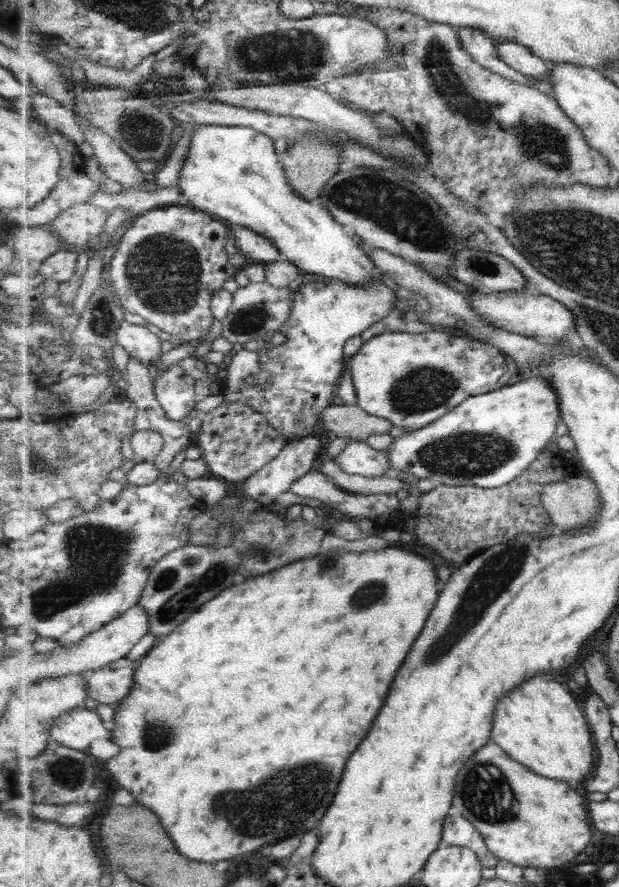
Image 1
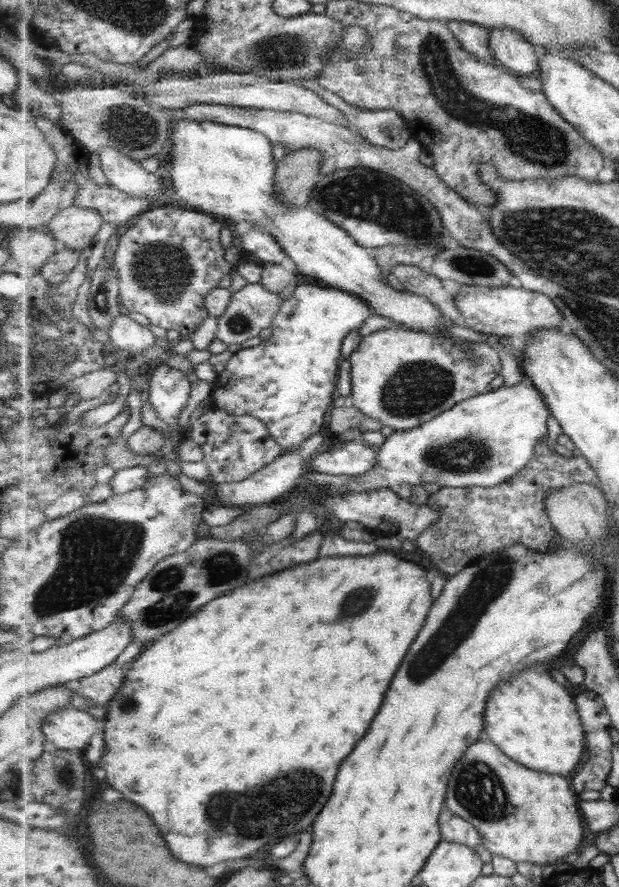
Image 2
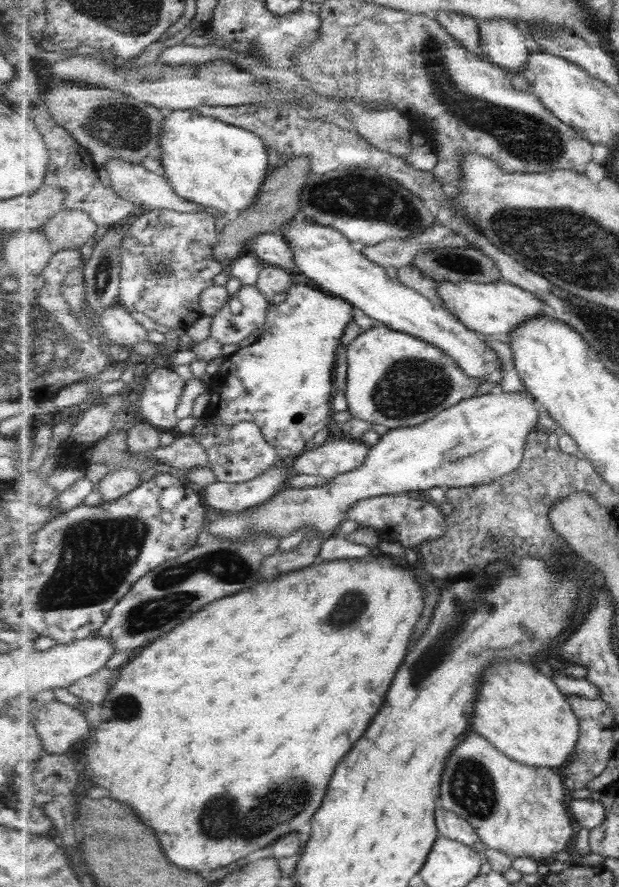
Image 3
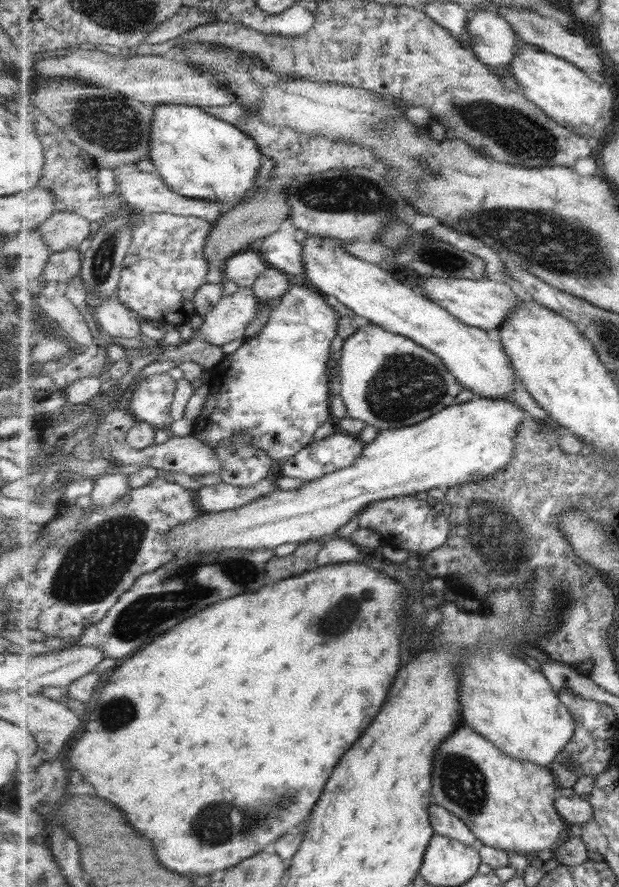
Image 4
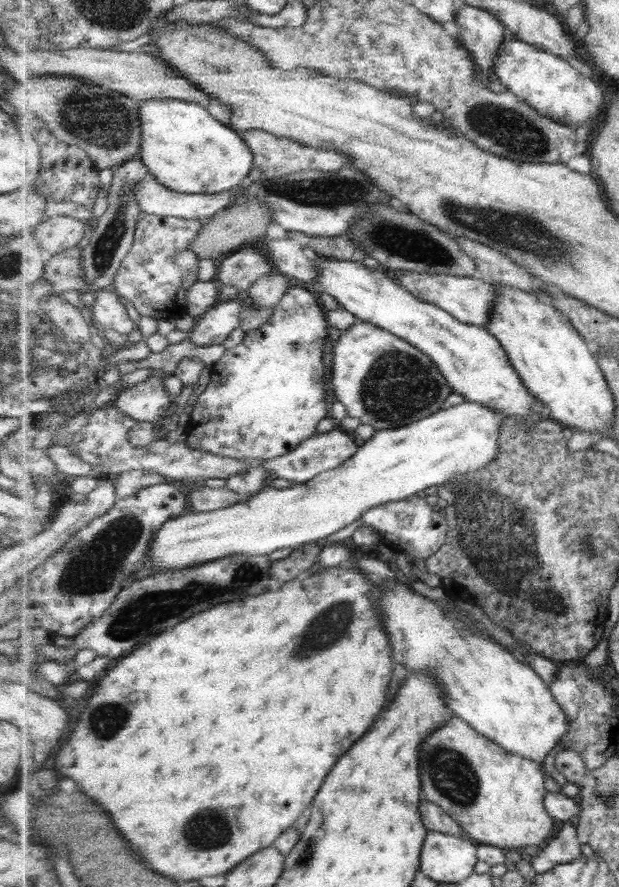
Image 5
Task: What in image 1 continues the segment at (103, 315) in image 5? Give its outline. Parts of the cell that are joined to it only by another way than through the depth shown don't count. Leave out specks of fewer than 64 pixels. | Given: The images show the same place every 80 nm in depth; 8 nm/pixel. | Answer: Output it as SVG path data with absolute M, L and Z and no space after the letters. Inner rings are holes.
M127 320L121 322L118 328L118 344L129 355L136 357L142 364L161 358L162 335L153 334L145 325L130 324Z

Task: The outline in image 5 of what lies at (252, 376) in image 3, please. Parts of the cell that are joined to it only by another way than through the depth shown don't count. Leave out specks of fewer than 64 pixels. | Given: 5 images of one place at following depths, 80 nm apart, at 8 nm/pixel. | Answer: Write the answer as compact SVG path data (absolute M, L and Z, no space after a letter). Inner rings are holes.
M289 287L274 306L267 323L259 329L245 332L242 341L228 348L221 360L211 366L210 379L200 394L183 435L193 449L209 450L217 456L247 461L267 461L287 456L318 432L318 424L329 414L325 386L323 350L329 336L330 321L326 309L313 288Z

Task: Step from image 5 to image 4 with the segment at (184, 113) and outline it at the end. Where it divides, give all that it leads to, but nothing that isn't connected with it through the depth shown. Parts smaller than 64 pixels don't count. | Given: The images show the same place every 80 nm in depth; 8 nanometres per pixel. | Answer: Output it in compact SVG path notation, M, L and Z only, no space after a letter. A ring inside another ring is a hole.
M161 104L161 106L155 106L155 116L151 121L151 140L150 140L150 154L149 157L153 164L156 164L158 173L165 180L165 184L168 184L175 192L182 194L186 197L198 198L209 202L219 203L224 209L233 208L233 206L239 204L244 200L245 192L252 186L257 186L254 183L255 176L261 168L261 158L263 158L262 152L259 150L259 145L255 142L254 138L251 138L241 128L237 128L234 124L229 124L227 121L220 120L218 117L211 116L203 112L201 107L185 106L185 104Z

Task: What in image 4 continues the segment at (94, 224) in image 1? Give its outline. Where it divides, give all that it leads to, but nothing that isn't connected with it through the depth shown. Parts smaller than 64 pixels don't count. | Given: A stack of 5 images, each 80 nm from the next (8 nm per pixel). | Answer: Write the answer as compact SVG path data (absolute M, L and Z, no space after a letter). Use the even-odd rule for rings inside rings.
M55 211L38 232L53 253L61 253L81 246L81 242L91 234L91 220L73 212Z

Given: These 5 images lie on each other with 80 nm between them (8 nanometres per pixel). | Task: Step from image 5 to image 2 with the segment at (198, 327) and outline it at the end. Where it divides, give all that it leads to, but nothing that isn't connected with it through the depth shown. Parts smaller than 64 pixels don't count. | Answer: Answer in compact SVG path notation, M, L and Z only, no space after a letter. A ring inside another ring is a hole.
M249 283L241 290L234 291L228 309L217 319L215 338L228 345L241 344L249 338L258 337L263 328L272 328L274 316L279 312L281 303L284 301L277 293L267 290L261 283Z

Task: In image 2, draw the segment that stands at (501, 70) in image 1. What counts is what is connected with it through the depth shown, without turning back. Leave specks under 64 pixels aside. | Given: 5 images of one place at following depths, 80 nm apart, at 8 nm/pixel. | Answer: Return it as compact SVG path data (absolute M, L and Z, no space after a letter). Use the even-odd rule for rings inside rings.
M448 20L446 23L464 49L472 52L480 61L506 70L505 65L494 60L489 44L491 34L487 28L458 20Z

